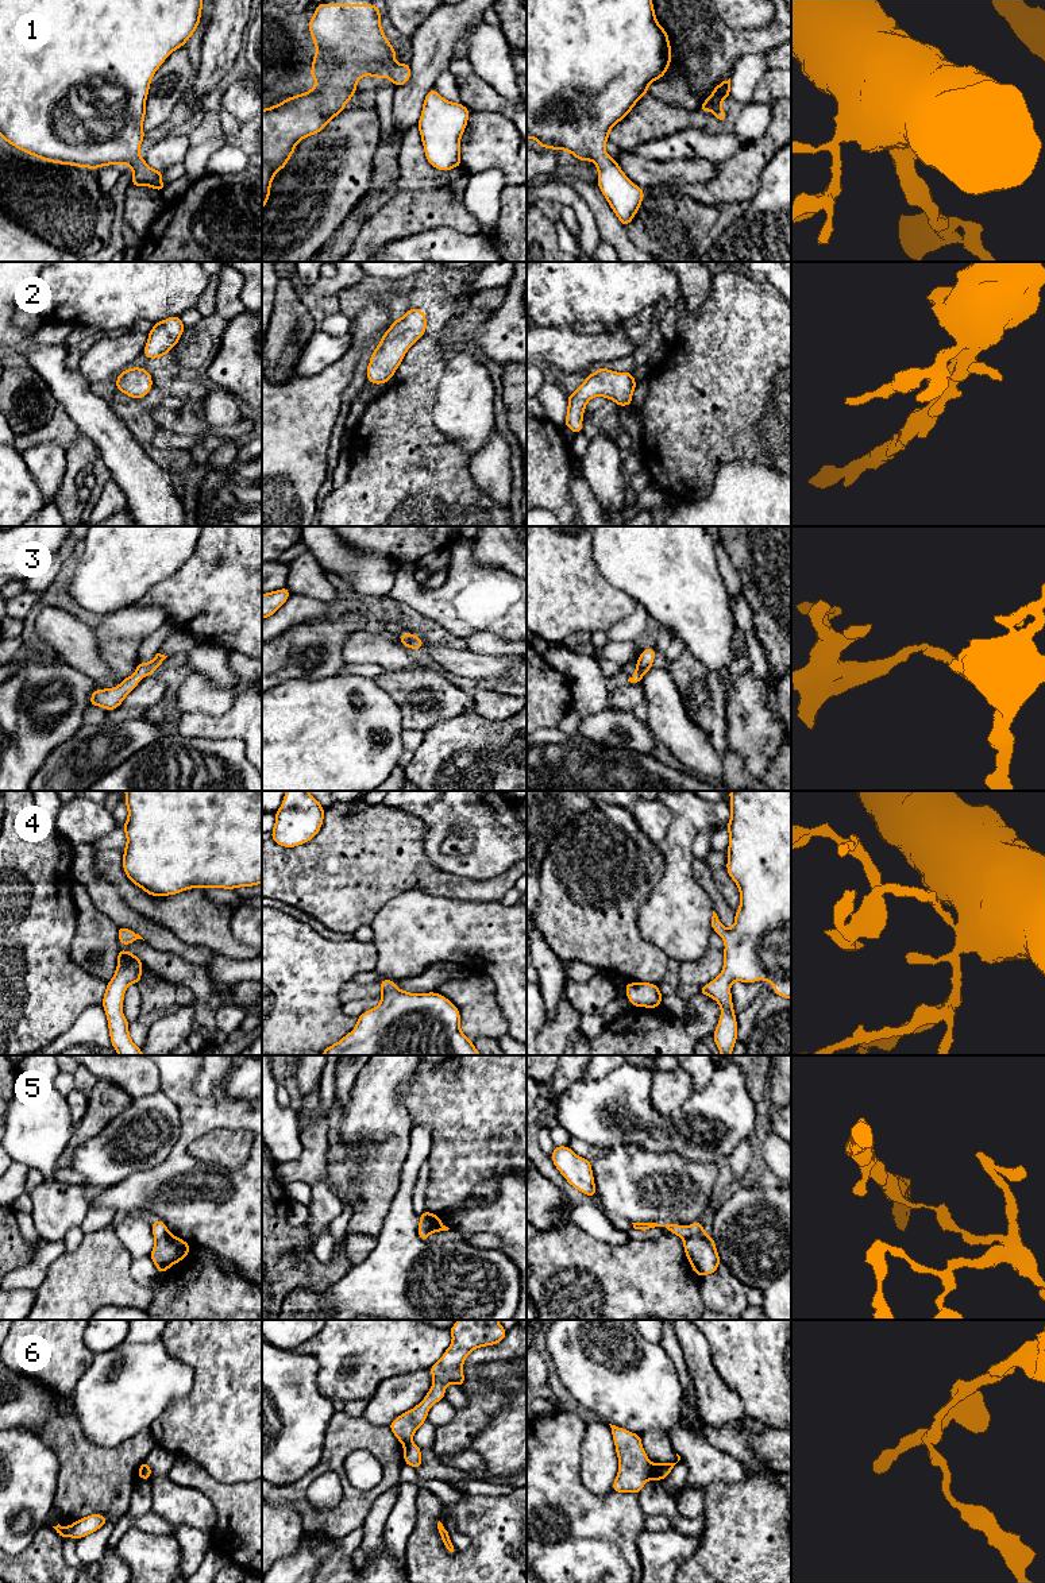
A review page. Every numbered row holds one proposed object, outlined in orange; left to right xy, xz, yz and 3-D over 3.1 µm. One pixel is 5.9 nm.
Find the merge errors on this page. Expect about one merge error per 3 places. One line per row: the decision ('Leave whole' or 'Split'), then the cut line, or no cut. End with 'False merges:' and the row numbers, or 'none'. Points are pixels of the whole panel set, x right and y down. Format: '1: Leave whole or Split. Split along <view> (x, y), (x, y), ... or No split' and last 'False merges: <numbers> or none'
1: Leave whole. No split
2: Leave whole. No split
3: Leave whole. No split
4: Leave whole. No split
5: Split. Split along yz (683, 1239), (702, 1238), (714, 1247)
6: Split. Split along yz (652, 1463), (650, 1478)
False merges: 5, 6

